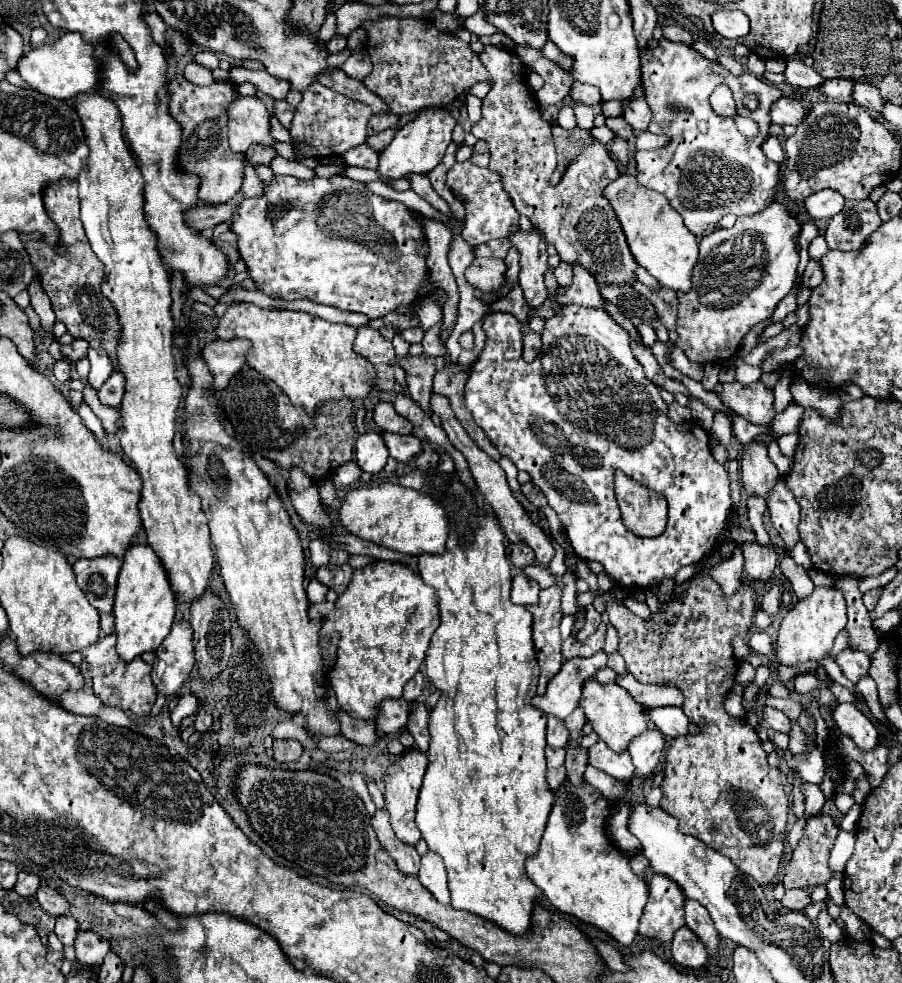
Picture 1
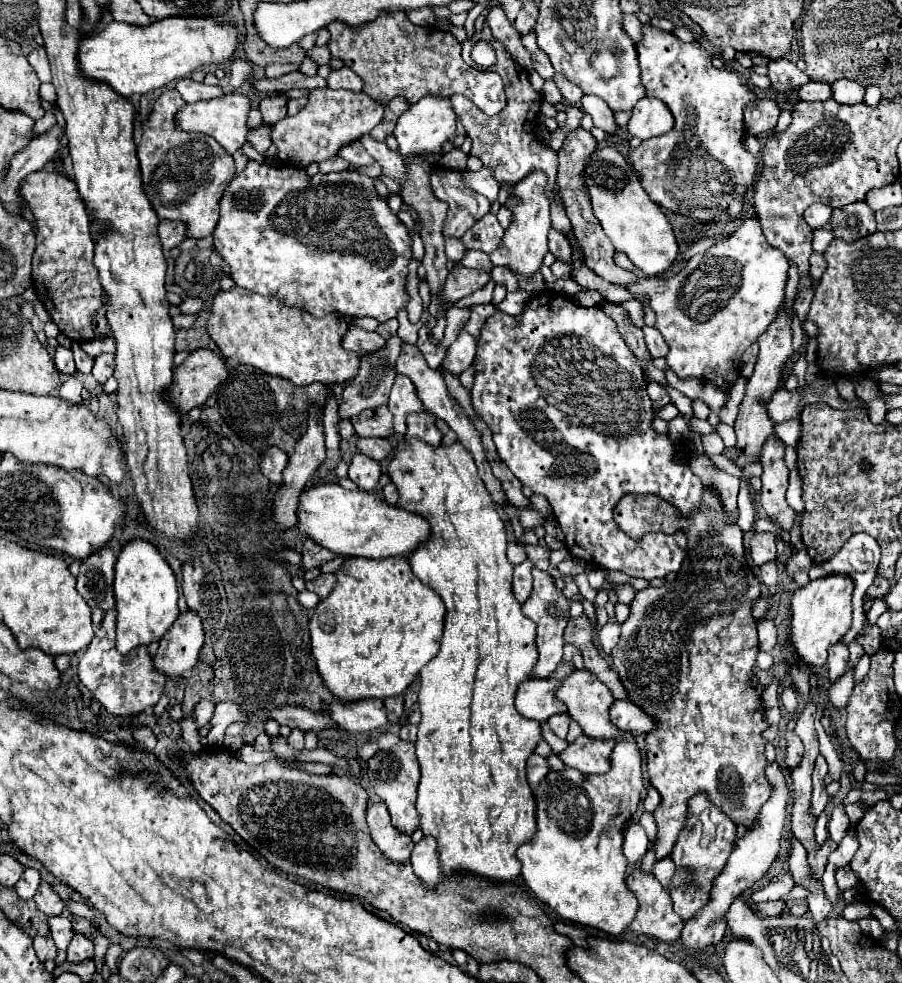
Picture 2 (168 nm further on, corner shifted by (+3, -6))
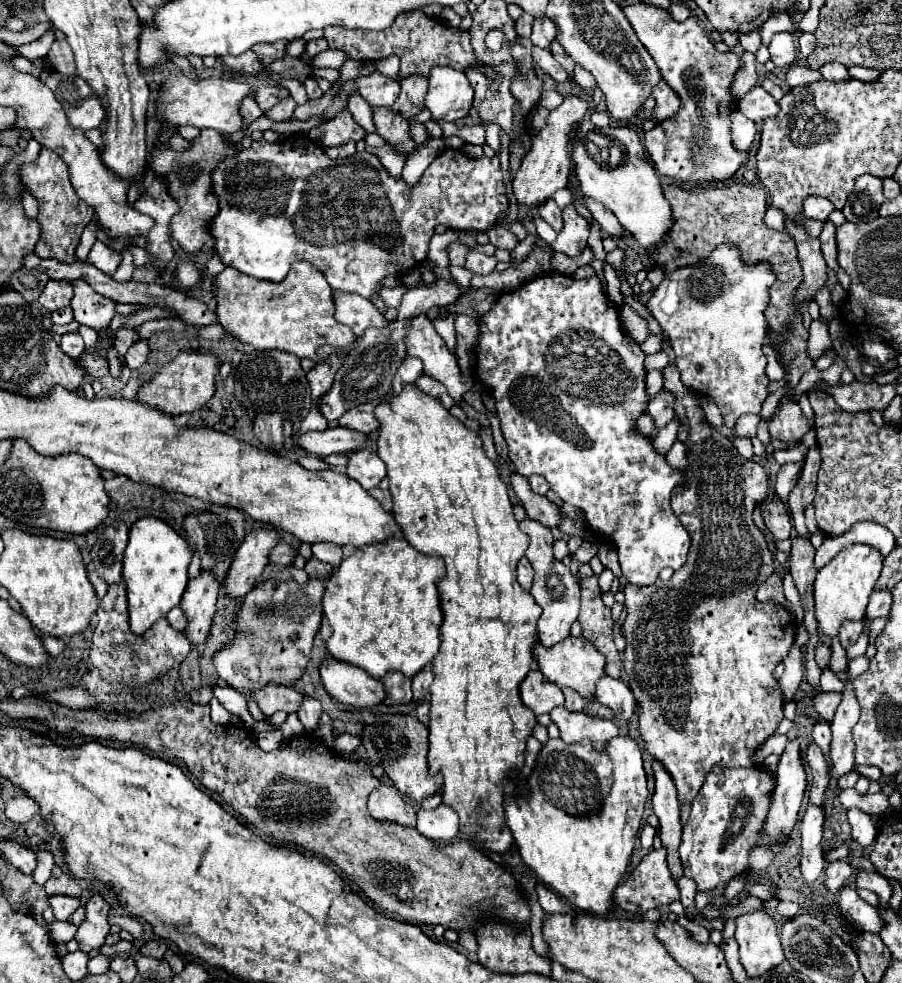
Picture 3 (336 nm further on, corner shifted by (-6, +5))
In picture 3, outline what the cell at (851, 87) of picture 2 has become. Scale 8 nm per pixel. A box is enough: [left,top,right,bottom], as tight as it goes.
[818,62,850,82]

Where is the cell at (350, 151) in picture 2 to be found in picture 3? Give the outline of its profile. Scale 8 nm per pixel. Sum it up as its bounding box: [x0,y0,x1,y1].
[310,110,366,148]

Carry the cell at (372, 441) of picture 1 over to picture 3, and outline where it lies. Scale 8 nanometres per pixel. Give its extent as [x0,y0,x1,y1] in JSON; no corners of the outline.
[346,448,386,490]

